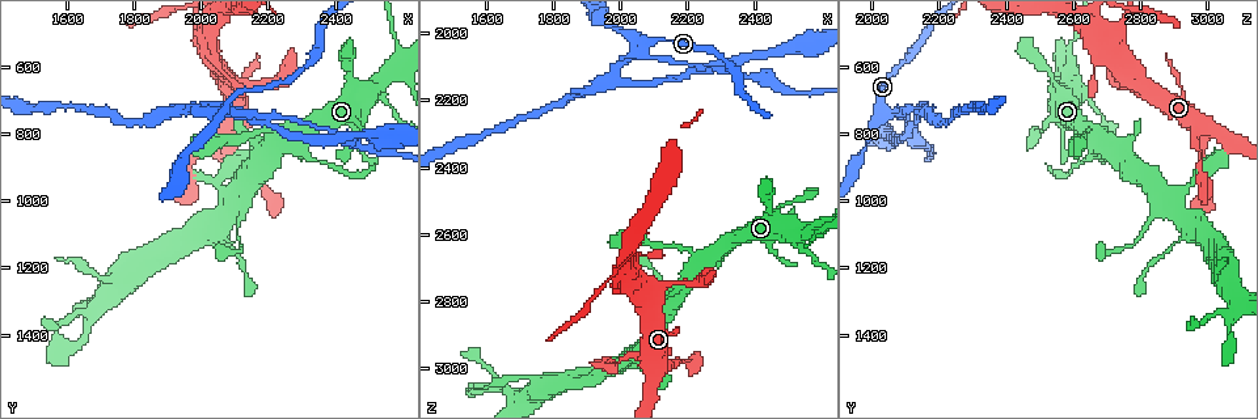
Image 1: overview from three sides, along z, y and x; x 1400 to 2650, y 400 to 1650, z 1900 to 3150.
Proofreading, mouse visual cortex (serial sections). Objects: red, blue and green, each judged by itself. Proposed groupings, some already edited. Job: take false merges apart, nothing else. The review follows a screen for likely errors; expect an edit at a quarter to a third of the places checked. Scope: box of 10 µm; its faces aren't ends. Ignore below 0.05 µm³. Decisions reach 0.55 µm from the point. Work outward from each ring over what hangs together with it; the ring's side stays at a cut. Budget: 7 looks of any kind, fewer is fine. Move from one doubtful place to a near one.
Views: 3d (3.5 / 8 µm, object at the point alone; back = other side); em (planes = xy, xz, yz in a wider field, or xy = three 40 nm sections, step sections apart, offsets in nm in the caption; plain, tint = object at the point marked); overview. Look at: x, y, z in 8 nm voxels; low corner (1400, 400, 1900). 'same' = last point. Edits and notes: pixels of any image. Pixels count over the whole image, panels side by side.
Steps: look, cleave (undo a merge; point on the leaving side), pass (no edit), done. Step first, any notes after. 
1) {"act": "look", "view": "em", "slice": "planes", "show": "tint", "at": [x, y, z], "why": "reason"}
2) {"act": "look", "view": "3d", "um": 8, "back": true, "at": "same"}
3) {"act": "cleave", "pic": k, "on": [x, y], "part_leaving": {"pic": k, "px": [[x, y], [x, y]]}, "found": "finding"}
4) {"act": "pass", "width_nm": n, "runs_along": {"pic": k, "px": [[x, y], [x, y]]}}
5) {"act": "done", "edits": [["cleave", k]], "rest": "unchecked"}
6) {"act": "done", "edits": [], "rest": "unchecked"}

{"act": "look", "view": "3d", "um": 3.5, "at": [2050, 940, 2960], "why": "sharp bend"}

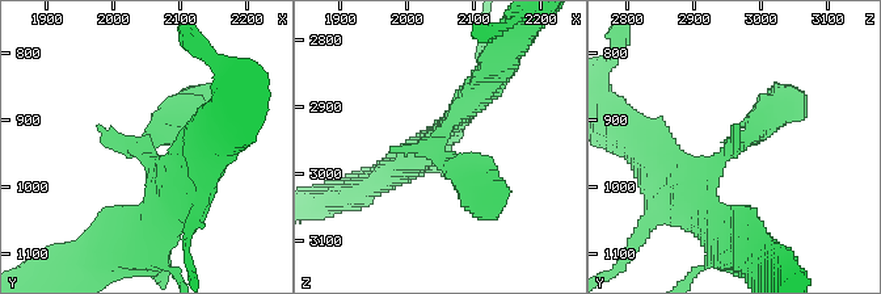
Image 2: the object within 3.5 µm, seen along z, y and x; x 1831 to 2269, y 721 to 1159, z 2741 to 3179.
{"act": "look", "view": "em", "slice": "xy", "step": 3, "show": "tint", "at": [2040, 945, 2955], "why": "shape alone is not enough"}

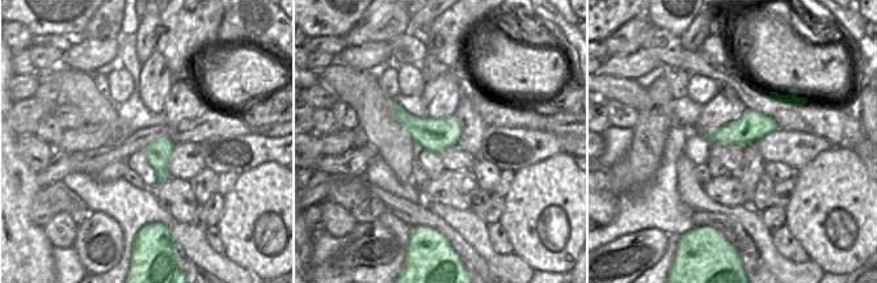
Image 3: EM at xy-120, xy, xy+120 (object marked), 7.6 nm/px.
{"act": "pass", "runs_along": {"pic": 2, "px": [[671, 168], [712, 164], [779, 100]]}, "found": "all the same cell"}

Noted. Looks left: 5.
{"act": "look", "view": "3d", "um": 3.5, "at": [2080, 740, 2030], "why": "four or more arms meet"}

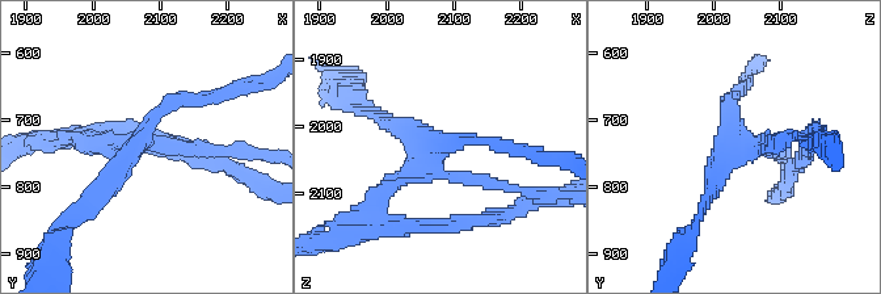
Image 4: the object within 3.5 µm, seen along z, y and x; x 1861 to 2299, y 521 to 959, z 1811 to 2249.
{"act": "look", "view": "em", "slice": "xy", "step": 2, "show": "tint", "at": [2075, 735, 2035], "arms": 4, "arm_widths_nm": [150, 150, 200, 250], "why": "need the tissue"}

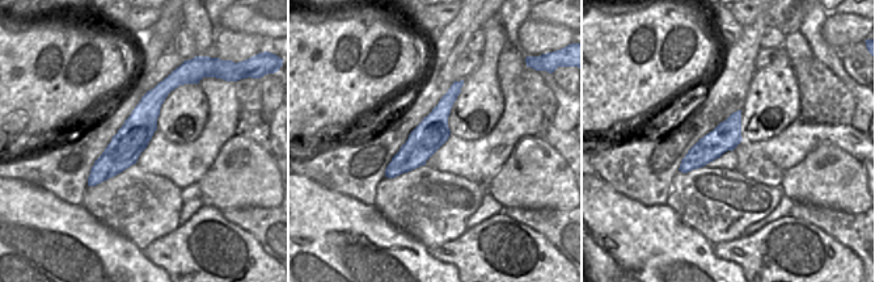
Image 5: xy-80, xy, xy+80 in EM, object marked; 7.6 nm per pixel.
{"act": "cleave", "pic": 4, "on": [379, 209], "part_leaving": {"pic": 4, "px": [[437, 172], [546, 202]]}, "found": "two cells meet here"}

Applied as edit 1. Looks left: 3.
{"act": "look", "view": "3d", "um": 8, "at": [2020, 560, 2730]}

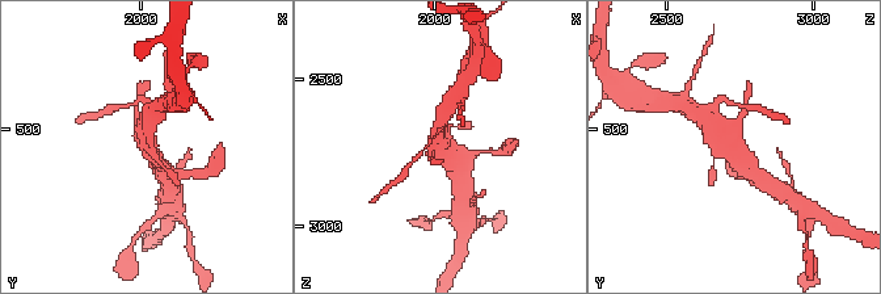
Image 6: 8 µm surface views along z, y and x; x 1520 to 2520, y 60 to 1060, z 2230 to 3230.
{"act": "look", "view": "em", "slice": "planes", "show": "tint", "at": "same", "why": "now the EM"}

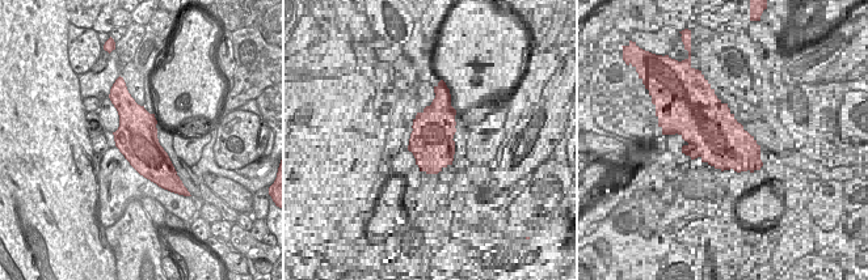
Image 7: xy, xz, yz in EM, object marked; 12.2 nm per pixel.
{"act": "pass", "runs_along": {"pic": 6, "px": [[758, 175], [738, 154], [713, 118]]}, "found": "one cell here"}

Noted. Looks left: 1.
{"act": "done", "edits": [["cleave", 4]], "rest": "unchecked"}

